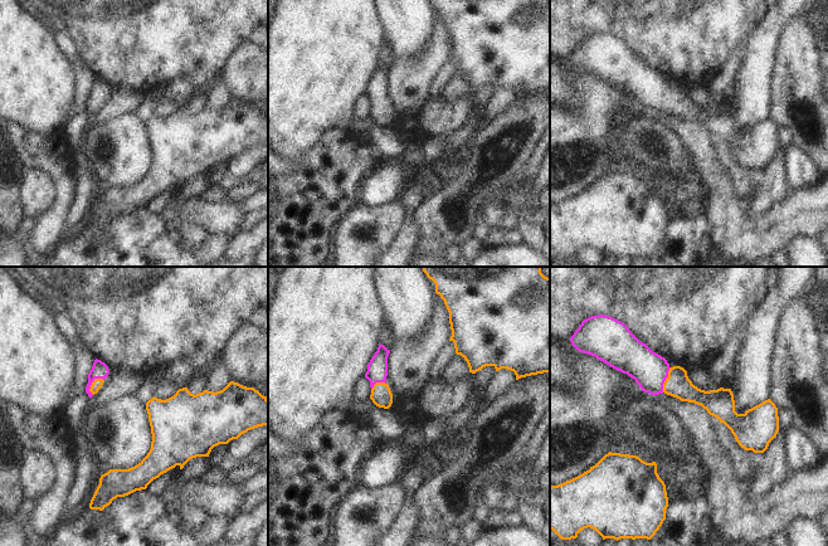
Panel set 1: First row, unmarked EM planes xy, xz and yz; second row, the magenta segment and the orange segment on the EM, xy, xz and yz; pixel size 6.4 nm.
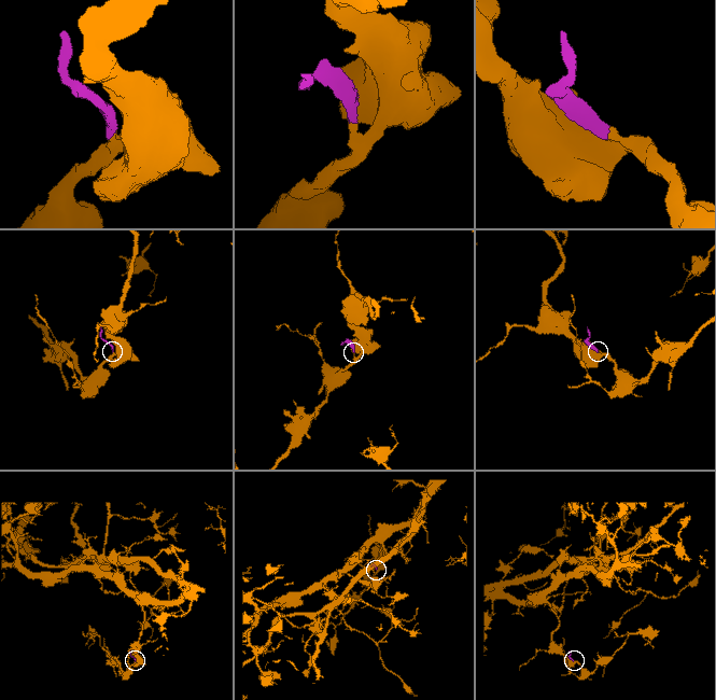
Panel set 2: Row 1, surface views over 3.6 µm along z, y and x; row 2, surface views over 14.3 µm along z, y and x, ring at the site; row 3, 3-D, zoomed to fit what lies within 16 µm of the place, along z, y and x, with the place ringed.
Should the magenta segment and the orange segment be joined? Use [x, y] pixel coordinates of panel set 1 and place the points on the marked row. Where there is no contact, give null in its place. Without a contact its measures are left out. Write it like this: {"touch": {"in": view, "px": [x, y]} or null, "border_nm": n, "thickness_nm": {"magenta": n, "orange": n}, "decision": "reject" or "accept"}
{"touch": {"in": "xy", "px": [91, 384]}, "border_nm": 130, "thickness_nm": {"magenta": 110, "orange": 70}, "decision": "accept"}

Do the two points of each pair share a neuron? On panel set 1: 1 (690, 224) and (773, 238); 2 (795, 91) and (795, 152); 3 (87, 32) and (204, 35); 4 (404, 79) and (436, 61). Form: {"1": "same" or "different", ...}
{"1": "different", "2": "different", "3": "same", "4": "same"}

